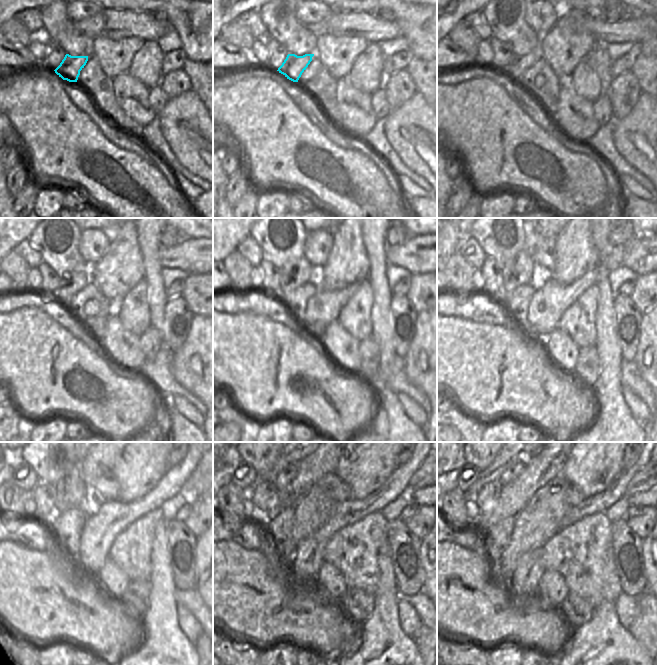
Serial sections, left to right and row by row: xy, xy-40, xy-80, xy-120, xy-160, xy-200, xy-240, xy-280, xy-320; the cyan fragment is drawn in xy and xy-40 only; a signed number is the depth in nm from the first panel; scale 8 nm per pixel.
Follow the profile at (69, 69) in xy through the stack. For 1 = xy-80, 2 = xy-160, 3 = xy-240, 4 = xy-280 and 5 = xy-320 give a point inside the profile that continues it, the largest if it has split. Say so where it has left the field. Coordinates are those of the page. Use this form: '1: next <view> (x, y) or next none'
1: next xy-80 (517, 65)
2: next xy-160 (294, 274)
3: next xy-240 (70, 492)
4: next xy-280 (282, 480)
5: next xy-320 (516, 468)

